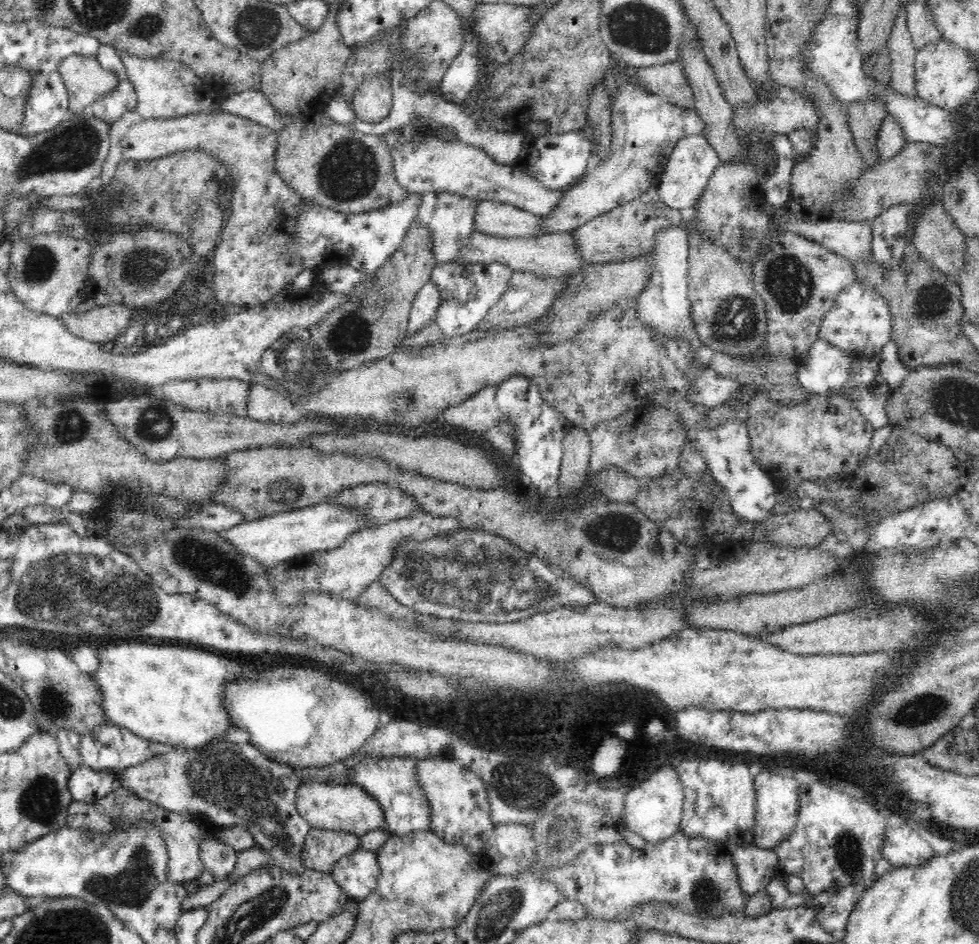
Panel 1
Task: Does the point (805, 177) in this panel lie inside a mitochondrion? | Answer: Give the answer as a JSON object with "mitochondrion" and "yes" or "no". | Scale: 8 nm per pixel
{"mitochondrion":"no"}

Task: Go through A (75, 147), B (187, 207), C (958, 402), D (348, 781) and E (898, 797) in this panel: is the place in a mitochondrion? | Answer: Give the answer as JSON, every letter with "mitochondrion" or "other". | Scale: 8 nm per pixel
{"A":"mitochondrion","B":"other","C":"mitochondrion","D":"other","E":"other"}

